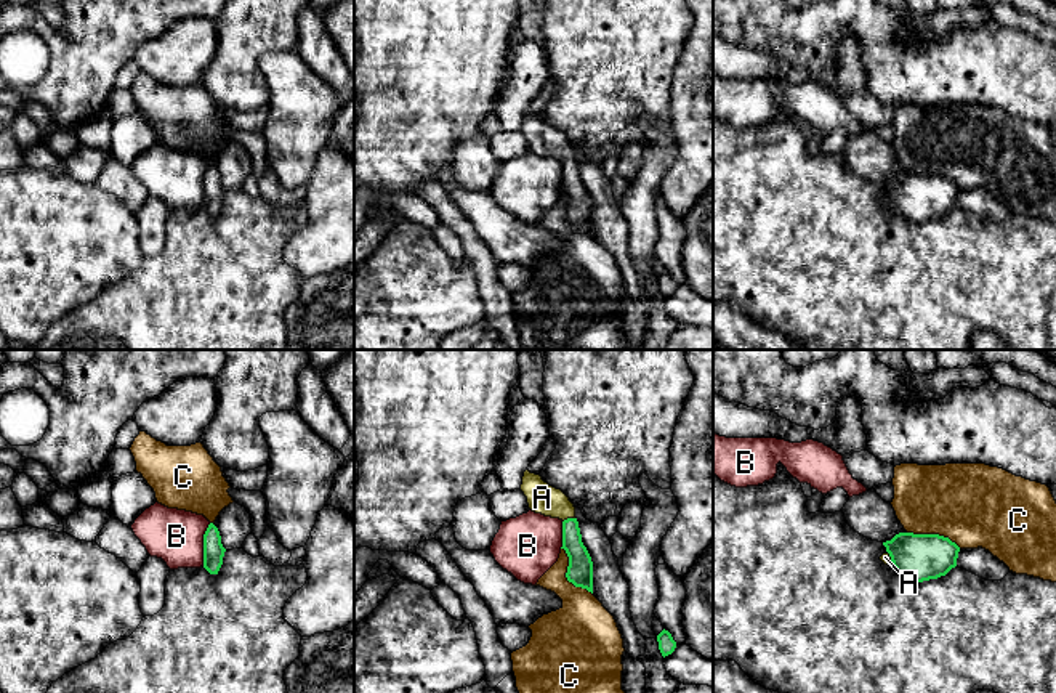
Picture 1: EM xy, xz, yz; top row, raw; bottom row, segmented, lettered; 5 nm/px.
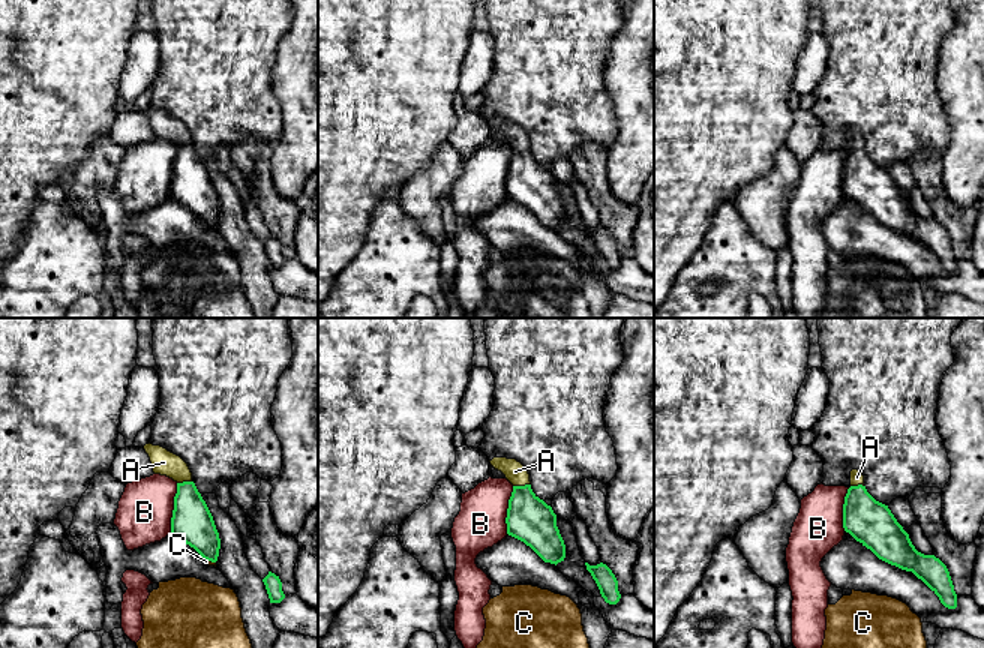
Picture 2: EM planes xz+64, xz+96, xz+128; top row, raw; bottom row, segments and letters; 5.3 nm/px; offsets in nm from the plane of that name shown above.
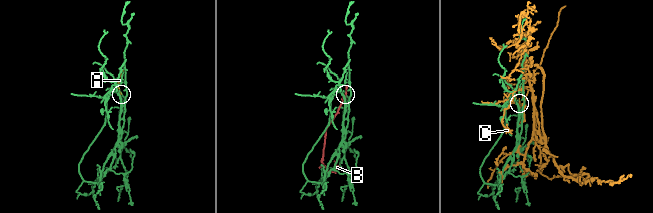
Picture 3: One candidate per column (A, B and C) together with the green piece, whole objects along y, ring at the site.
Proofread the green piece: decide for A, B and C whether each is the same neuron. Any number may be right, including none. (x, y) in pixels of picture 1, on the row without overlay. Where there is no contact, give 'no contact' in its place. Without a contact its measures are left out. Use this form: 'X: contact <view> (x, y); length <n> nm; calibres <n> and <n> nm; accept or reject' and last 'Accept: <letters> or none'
A: contact xz (568, 159); length 70 nm; calibres 130 and 150 nm; accept
B: contact xy (204, 185); length 220 nm; calibres 110 and 280 nm; reject
C: contact xz (566, 217); length 280 nm; calibres 130 and 260 nm; reject
Accept: A

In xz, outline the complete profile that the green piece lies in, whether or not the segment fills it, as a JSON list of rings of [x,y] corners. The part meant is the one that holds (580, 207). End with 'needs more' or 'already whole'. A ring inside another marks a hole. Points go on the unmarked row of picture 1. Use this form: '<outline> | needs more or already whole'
[[[524,112],[521,132],[527,138],[529,149],[545,157],[562,162],[562,188],[569,197],[566,218],[575,228],[593,234],[593,202],[582,183],[575,148],[569,138],[542,120],[540,116]]] | needs more

